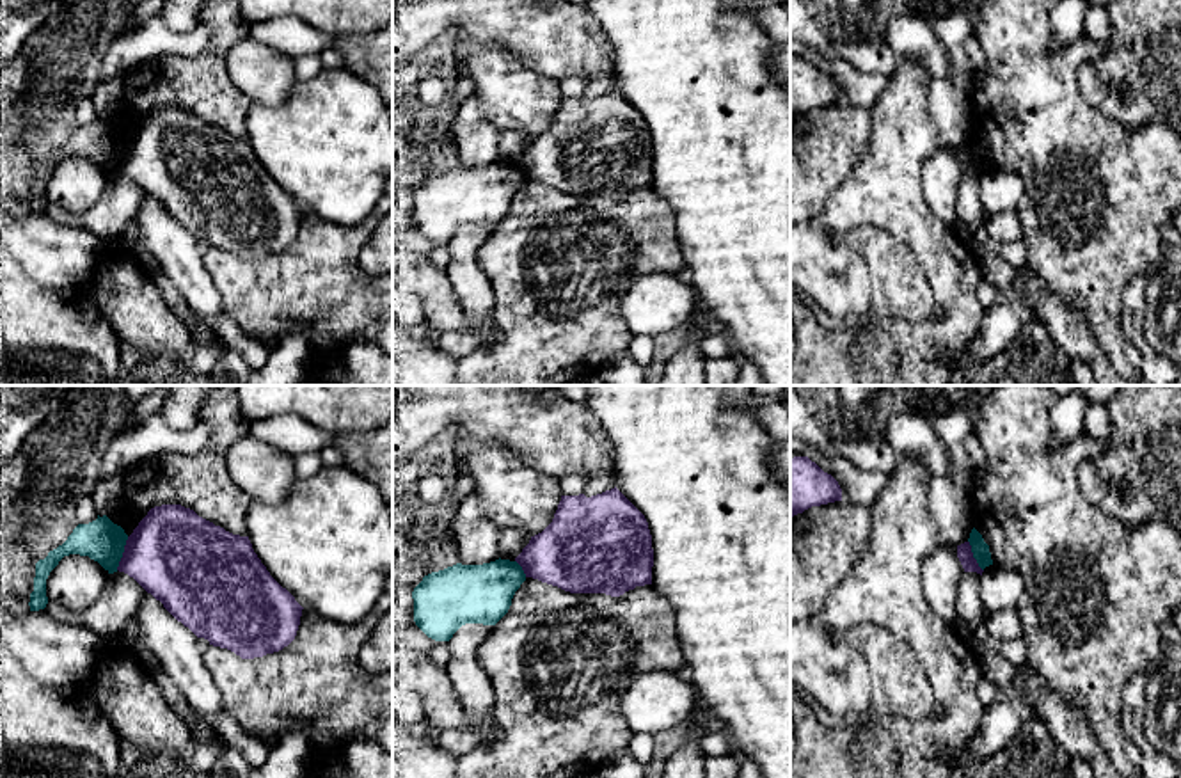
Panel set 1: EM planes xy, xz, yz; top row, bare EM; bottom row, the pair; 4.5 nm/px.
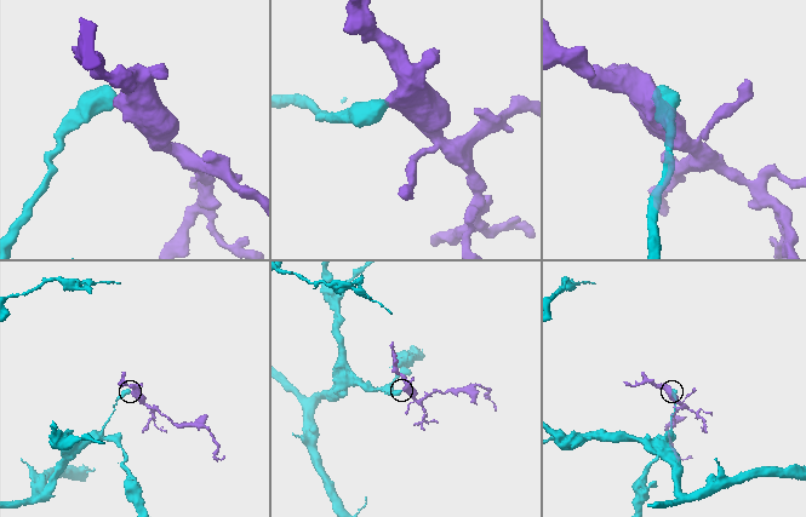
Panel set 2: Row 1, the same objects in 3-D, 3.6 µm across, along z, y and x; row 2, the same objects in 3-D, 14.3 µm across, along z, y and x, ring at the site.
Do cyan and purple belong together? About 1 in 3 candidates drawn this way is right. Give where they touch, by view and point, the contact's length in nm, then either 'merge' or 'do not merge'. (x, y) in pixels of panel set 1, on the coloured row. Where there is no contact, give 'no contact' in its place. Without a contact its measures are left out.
meets cyan in xy at (123, 551); contact 160 nm long; do not merge

